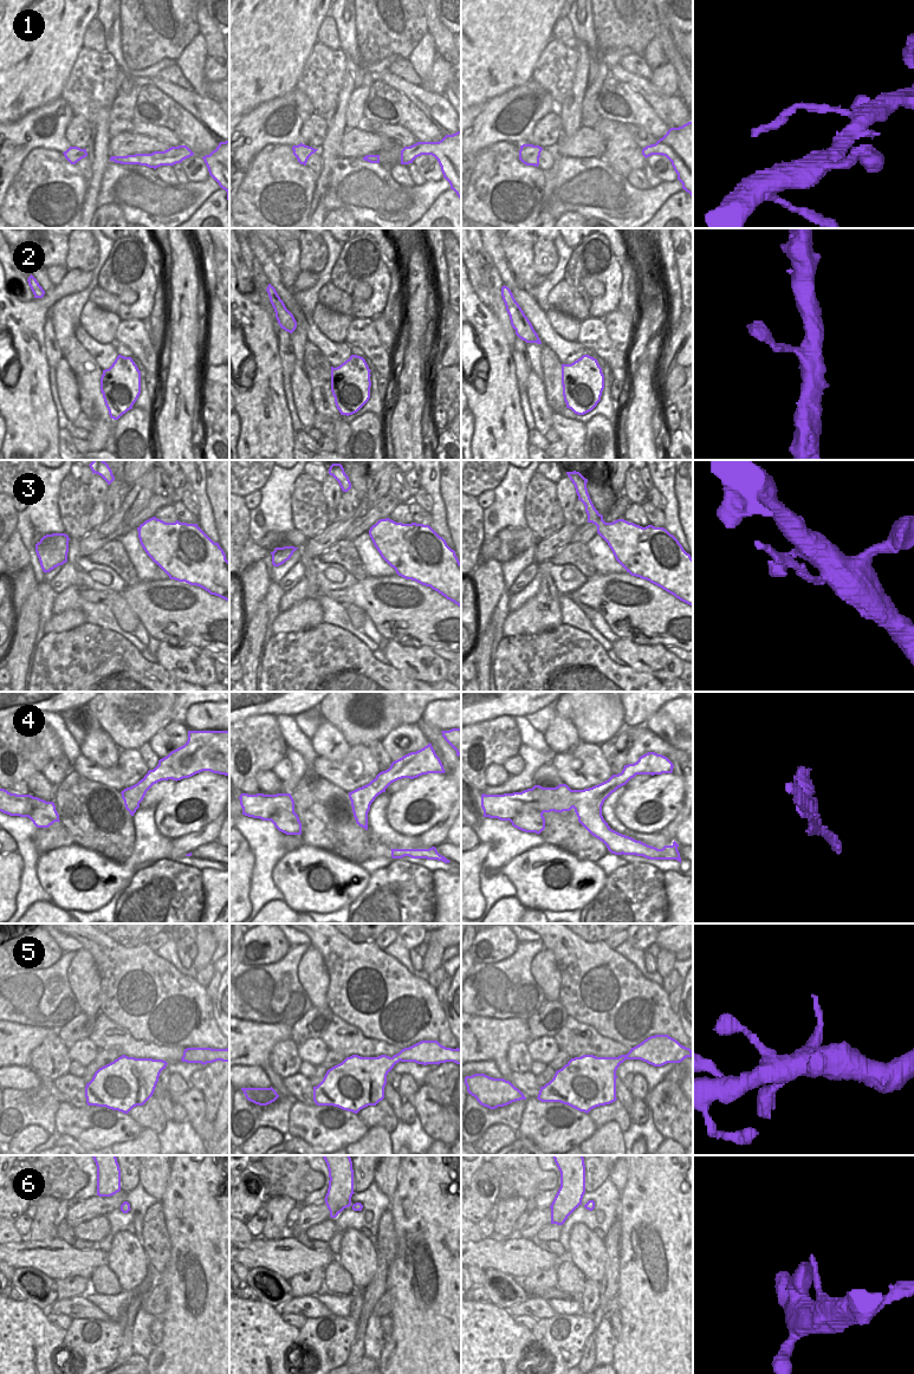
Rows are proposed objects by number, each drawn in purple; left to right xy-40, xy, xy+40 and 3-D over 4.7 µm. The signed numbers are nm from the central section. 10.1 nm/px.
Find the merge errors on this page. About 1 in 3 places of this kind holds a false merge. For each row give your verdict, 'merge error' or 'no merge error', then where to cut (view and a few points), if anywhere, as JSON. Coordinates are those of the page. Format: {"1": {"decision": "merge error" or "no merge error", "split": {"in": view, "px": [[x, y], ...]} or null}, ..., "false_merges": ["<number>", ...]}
{"1": {"decision": "no merge error", "split": null}, "2": {"decision": "no merge error", "split": null}, "3": {"decision": "merge error", "split": {"in": "xy+40", "px": [[602, 518], [603, 538]]}}, "4": {"decision": "no merge error", "split": null}, "5": {"decision": "merge error", "split": {"in": "xy", "px": [[393, 1056], [401, 1060]]}}, "6": {"decision": "no merge error", "split": null}, "false_merges": ["3", "5"]}

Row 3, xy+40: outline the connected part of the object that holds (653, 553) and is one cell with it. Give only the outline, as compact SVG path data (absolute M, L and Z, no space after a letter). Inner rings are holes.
M602 519L602 533L616 560L627 572L649 581L693 607L693 558L666 529L653 525L642 527L624 519L612 523Z

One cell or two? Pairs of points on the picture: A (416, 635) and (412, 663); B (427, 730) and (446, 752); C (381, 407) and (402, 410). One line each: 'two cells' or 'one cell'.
A: two cells
B: one cell
C: two cells

